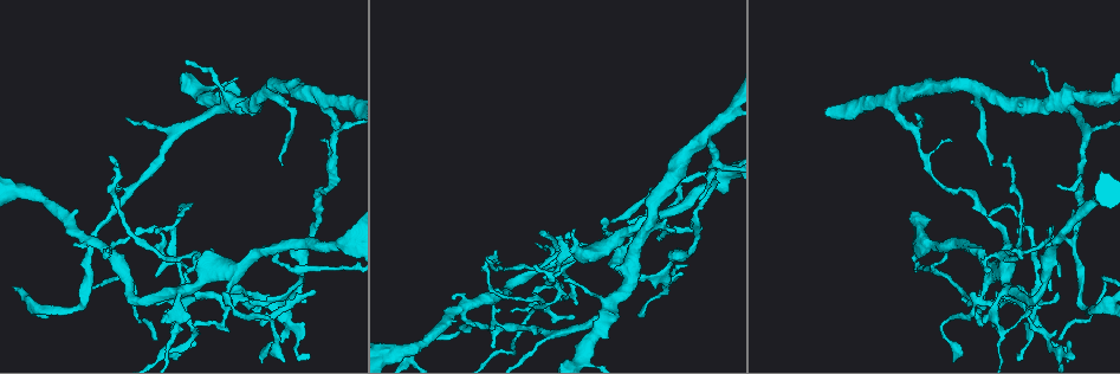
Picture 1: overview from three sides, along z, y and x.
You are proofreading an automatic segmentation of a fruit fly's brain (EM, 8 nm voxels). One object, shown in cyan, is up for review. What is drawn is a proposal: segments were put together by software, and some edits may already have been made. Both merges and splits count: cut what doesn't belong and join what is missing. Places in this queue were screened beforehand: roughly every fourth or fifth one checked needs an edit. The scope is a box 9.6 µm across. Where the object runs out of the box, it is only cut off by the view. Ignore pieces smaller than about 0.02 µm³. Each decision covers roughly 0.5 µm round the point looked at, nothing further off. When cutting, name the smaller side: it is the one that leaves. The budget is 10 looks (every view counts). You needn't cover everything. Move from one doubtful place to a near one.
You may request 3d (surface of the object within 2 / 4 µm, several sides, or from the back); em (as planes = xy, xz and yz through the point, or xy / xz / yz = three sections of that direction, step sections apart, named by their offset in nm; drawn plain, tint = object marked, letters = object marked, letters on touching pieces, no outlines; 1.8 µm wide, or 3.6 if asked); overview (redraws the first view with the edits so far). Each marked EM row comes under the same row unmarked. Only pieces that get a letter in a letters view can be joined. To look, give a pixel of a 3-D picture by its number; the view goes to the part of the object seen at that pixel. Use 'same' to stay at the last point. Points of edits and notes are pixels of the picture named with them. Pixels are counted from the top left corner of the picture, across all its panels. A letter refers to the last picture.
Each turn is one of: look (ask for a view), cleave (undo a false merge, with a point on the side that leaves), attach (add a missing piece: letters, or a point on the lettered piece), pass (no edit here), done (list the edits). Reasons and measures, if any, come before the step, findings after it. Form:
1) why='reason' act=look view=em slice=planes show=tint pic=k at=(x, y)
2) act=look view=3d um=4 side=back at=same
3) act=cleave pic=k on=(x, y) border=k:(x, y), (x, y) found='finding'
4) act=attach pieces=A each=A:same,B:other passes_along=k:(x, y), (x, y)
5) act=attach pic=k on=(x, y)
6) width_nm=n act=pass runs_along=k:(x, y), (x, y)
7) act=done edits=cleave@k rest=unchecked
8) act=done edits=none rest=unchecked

why='thin arm on a thick one' act=look view=em slice=planes show=tint pic=1 at=(1008, 286)

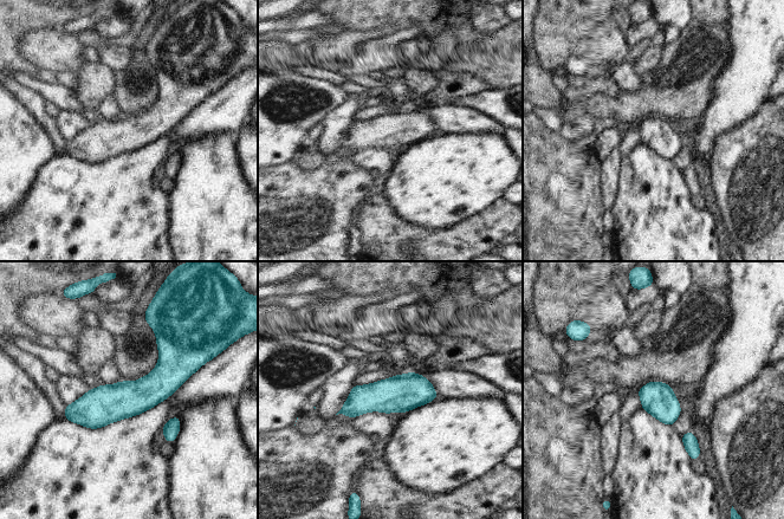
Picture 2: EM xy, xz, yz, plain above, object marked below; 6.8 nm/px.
why='see the neighbours' act=look view=em slice=planes show=letters at=same

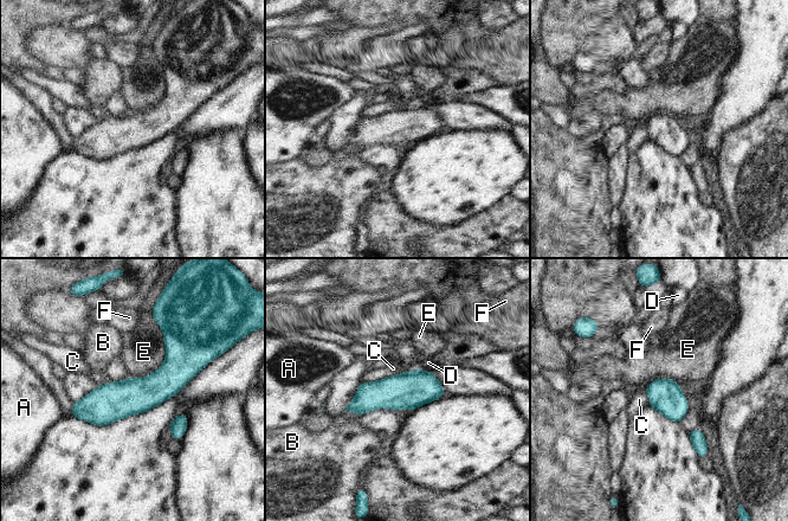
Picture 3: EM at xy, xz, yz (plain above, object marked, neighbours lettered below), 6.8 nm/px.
width_nm=240 longest_contact=E:480nm act=pass each=A:other,B:other,C:other,D:other,E:other,F:other found='one neuron here'

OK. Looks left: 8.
act=look view=em slice=planes show=letters pic=1 at=(979, 291)

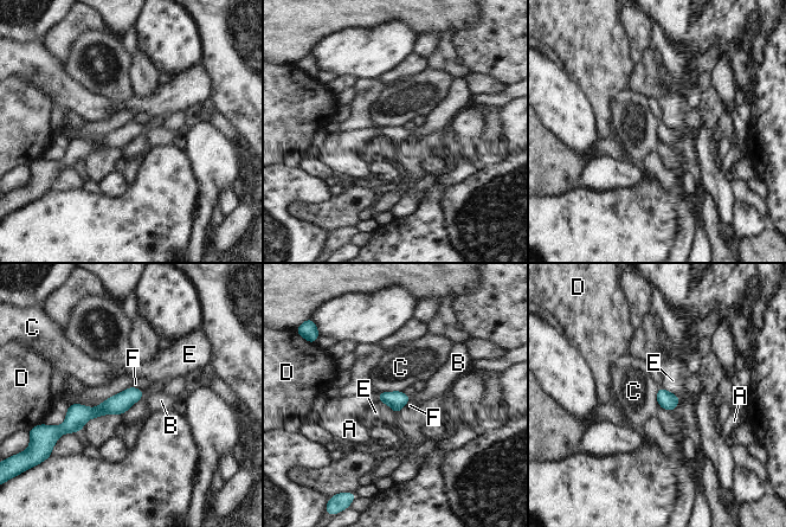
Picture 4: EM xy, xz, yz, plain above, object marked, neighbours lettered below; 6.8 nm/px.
longest_contact=C:170nm act=pass each=A:other,B:other,C:other,D:other,E:other,F:other runs_along=4:(140, 393), (66, 425) found='none of them fits'

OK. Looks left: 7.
why='sudden change in width' act=look view=em slice=xy step=16 show=letters pic=1 at=(225, 104)

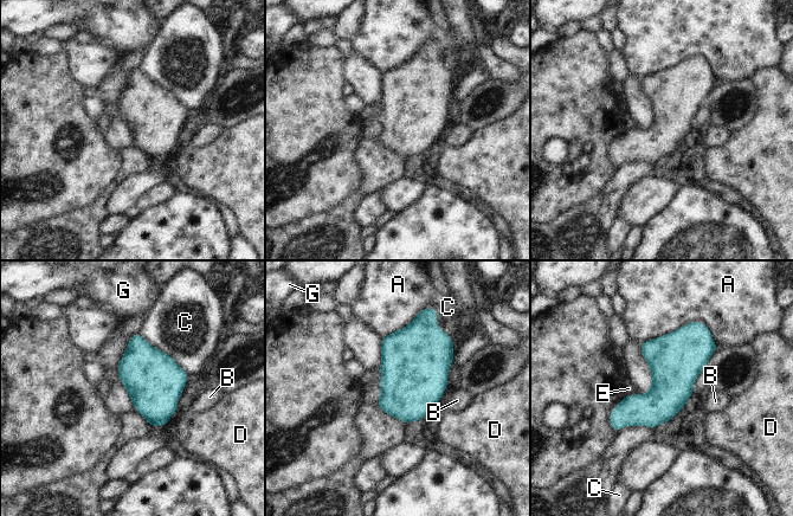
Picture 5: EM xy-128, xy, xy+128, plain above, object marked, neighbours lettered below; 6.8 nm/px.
width_nm=240 act=pass each=A:other,B:other,C:other,D:other,E:other,G:other border=5:(636, 393), (626, 395) found='all the same neuron'

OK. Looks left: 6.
act=done edits=none rest=unchecked

